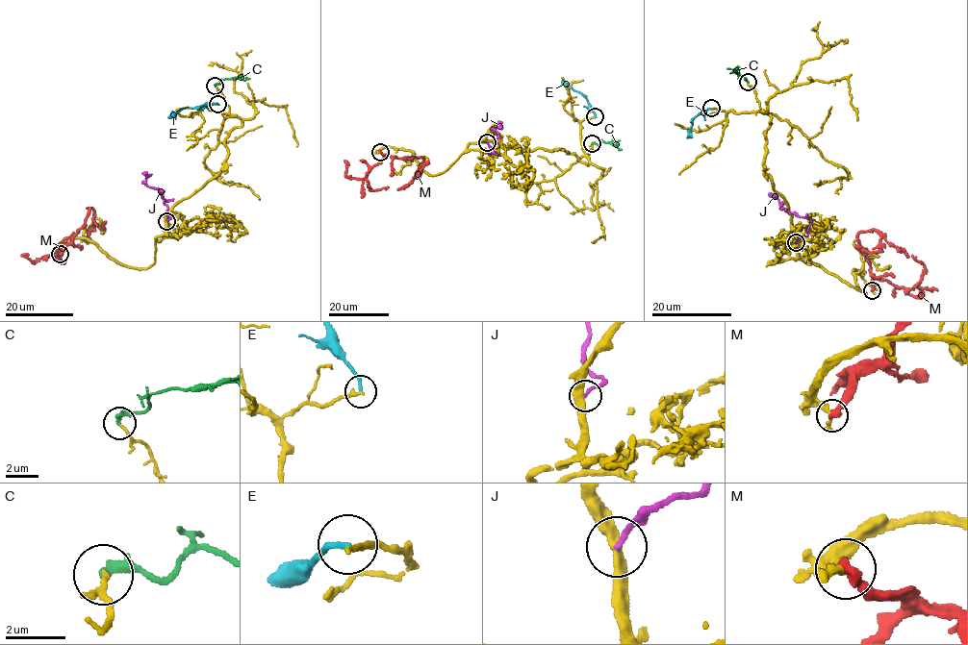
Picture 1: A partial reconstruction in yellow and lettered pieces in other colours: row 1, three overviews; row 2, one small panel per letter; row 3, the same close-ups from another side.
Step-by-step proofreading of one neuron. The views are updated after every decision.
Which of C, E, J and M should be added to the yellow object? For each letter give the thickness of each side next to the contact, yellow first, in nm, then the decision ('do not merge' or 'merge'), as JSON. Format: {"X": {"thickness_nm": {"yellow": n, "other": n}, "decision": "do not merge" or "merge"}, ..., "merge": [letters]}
{"C": {"thickness_nm": {"yellow": 160, "other": 280}, "decision": "merge"}, "E": {"thickness_nm": {"yellow": 220, "other": 200}, "decision": "do not merge"}, "J": {"thickness_nm": {"yellow": 400, "other": 170}, "decision": "do not merge"}, "M": {"thickness_nm": {"yellow": 340, "other": 400}, "decision": "do not merge"}, "merge": ["C"]}

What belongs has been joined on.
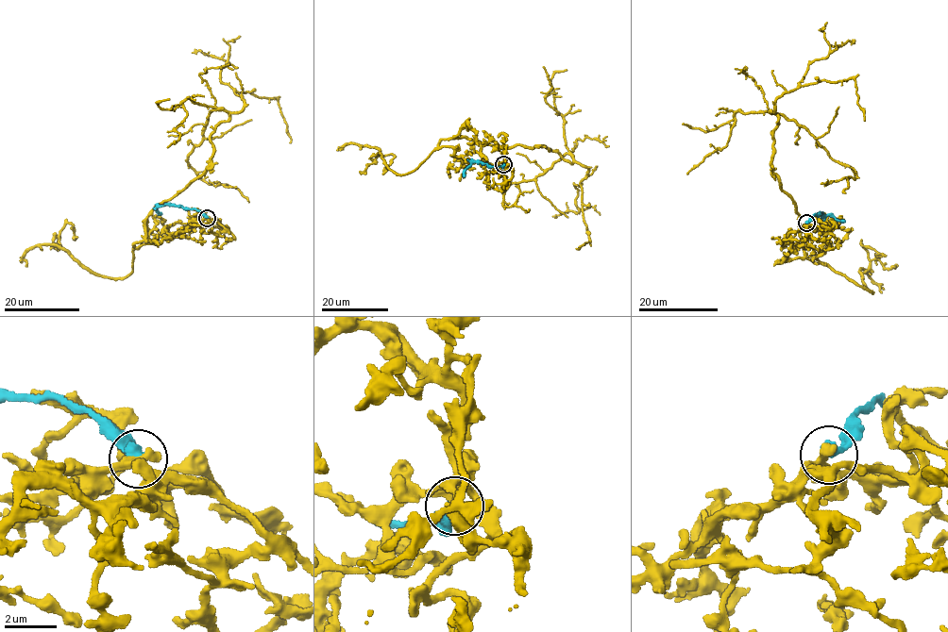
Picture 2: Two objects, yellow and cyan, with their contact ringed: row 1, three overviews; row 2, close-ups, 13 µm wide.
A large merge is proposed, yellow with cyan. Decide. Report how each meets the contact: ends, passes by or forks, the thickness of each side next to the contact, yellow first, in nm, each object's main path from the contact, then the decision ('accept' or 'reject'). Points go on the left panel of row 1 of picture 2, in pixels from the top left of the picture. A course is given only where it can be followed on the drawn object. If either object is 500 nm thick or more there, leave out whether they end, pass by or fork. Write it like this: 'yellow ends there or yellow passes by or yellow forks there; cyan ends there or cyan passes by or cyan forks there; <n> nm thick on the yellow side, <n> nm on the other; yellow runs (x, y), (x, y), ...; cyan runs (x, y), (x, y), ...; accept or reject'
yellow passes by; cyan ends there; 360 nm thick on the yellow side, 460 nm on the other; yellow runs (207, 218), (146, 240), (150, 212), (210, 163), (210, 134), (228, 119), (211, 109), (187, 161), (249, 202); cyan runs (207, 218), (194, 208), (168, 205), (160, 206), (157, 209), (160, 214); reject

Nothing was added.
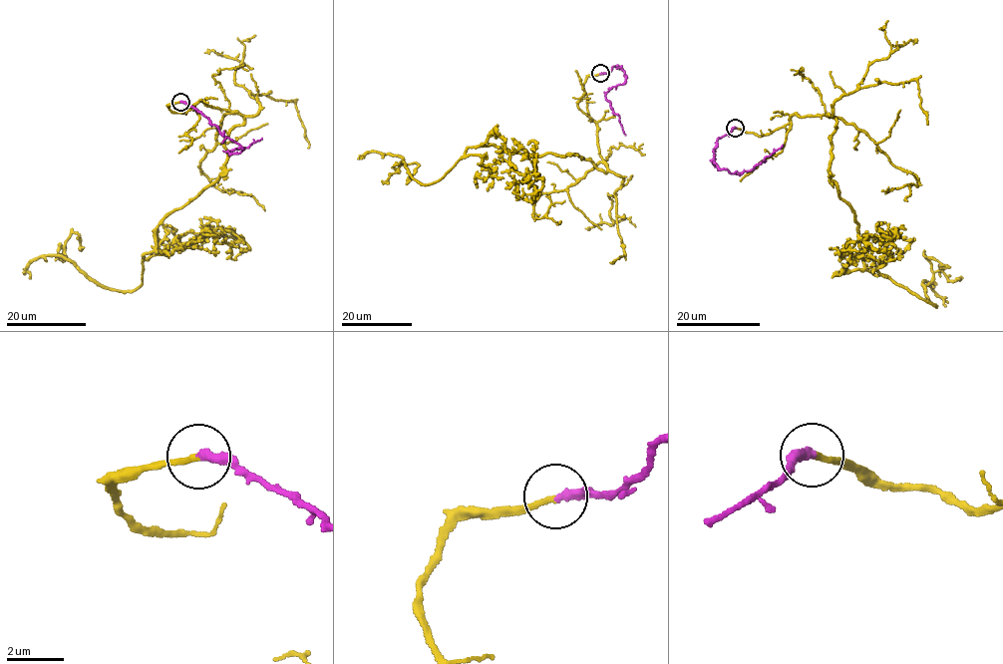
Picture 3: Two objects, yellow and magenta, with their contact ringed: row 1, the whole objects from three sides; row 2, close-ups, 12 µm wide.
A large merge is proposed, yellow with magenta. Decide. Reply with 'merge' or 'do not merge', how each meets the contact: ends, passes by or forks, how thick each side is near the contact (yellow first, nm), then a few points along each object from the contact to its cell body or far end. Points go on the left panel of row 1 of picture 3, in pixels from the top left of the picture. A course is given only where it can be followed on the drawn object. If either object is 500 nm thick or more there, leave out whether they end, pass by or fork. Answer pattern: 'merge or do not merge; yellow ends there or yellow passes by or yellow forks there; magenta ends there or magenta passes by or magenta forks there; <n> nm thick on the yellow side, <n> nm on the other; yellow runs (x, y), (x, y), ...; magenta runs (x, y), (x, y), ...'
merge; yellow ends there; magenta ends there; 190 nm thick on the yellow side, 300 nm on the other; yellow runs (180, 102), (243, 121), (224, 167), (159, 225), (133, 290), (71, 263), (74, 232), (81, 250); magenta runs (180, 102), (200, 112), (220, 133), (241, 149), (238, 154), (229, 154), (226, 152), (251, 145), (261, 138)

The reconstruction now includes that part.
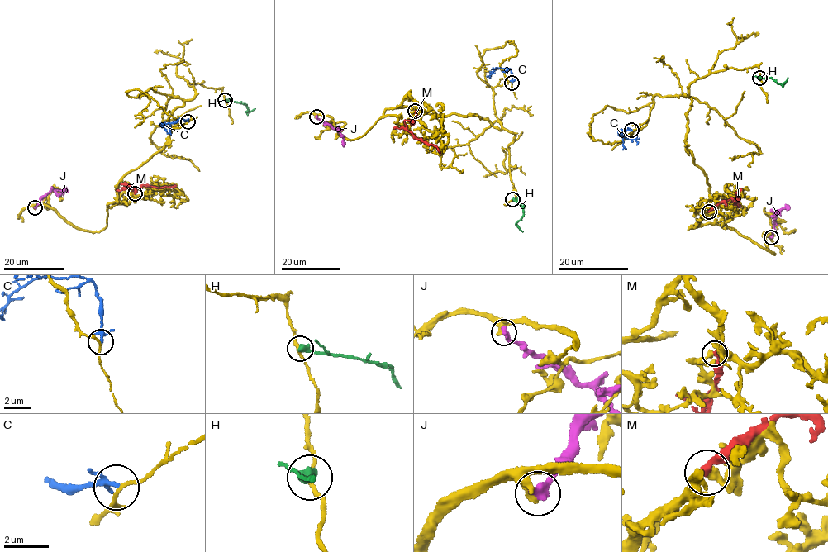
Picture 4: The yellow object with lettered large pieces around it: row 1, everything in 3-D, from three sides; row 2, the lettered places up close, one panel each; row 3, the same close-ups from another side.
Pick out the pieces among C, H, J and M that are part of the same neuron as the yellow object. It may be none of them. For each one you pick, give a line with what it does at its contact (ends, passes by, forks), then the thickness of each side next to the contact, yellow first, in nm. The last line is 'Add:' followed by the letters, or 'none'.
Add: none

